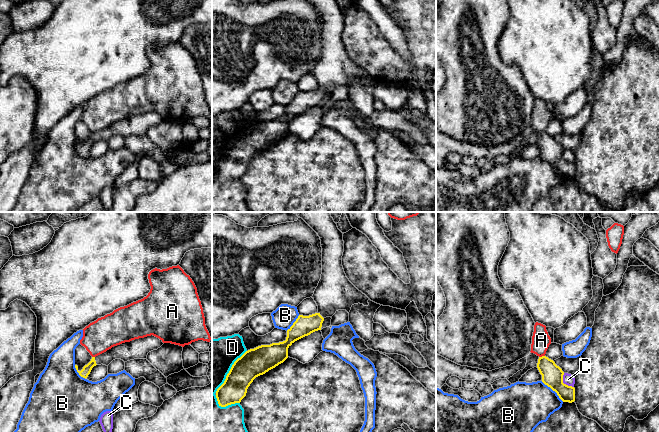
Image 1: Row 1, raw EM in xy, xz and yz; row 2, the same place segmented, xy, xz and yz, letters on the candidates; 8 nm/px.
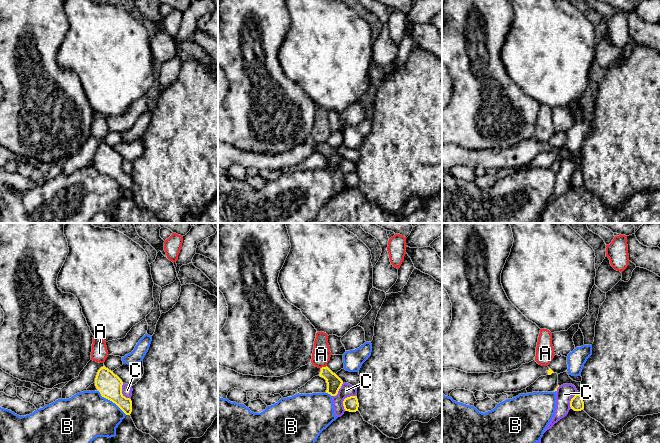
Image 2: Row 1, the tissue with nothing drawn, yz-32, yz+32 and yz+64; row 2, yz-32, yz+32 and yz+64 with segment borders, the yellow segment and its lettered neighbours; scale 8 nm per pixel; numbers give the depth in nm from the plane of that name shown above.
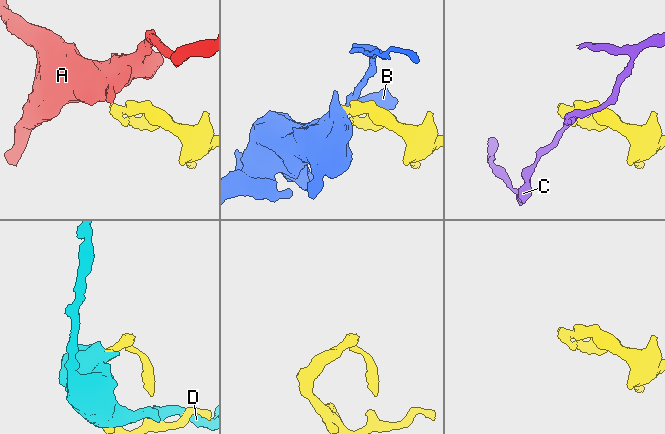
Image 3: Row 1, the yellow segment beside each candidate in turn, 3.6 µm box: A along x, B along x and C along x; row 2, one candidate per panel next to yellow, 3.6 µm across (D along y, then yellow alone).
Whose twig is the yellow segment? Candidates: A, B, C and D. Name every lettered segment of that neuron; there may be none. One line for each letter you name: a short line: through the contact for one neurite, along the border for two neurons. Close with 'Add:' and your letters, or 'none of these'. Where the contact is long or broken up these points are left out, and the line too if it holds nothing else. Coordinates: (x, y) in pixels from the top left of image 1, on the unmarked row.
Add: none of these

